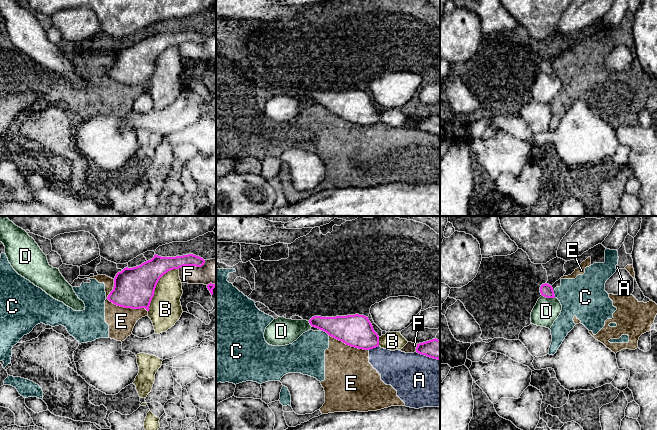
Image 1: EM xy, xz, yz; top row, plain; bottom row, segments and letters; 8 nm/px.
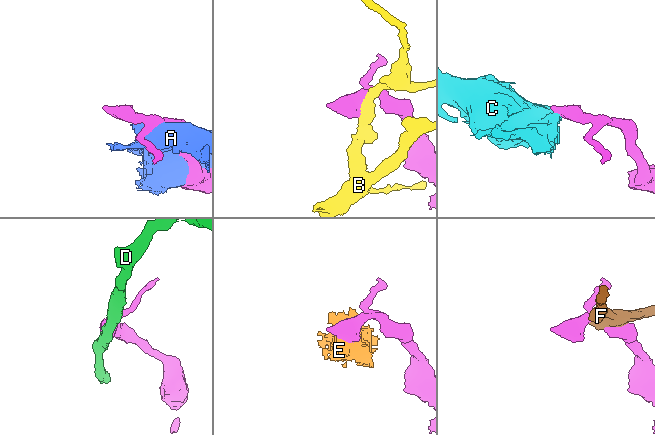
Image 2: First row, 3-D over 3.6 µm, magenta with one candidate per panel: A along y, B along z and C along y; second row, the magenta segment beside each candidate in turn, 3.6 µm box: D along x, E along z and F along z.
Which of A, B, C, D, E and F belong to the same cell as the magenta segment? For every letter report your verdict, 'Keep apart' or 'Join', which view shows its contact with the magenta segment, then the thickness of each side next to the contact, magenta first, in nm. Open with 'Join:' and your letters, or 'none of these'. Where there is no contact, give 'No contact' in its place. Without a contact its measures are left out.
Join: none of these
A: Keep apart. Touches magenta in xz. Thickness 260 nm (magenta) against 280 nm
B: Keep apart. Touches magenta in xy. Thickness 320 nm (magenta) against 260 nm
C: Keep apart. Touches magenta in xz. Thickness 260 nm (magenta) against 300 nm
D: Keep apart. Touches magenta in yz. Thickness 110 nm (magenta) against 200 nm
E: Keep apart. Touches magenta in xy. Thickness 320 nm (magenta) against 220 nm
F: Keep apart. Touches magenta in xy. Thickness 140 nm (magenta) against 200 nm

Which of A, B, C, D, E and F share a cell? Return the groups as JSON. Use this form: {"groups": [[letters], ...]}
{"groups": [["A", "C", "E"], ["B"], ["D"], ["F"]]}

